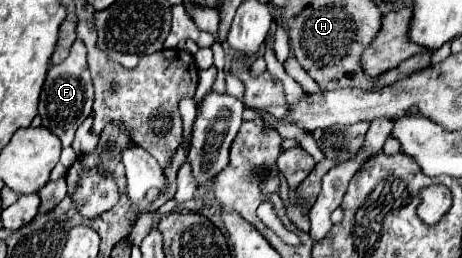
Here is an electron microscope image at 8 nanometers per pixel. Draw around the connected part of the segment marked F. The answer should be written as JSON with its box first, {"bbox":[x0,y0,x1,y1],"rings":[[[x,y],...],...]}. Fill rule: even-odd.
{"bbox":[39,38,93,146],"rings":[[[77,38],[71,46],[69,56],[59,66],[49,68],[39,100],[39,114],[43,118],[43,126],[55,132],[61,138],[63,146],[71,146],[75,128],[91,114],[91,106],[93,106],[93,84],[87,66],[87,48],[83,40]]]}

